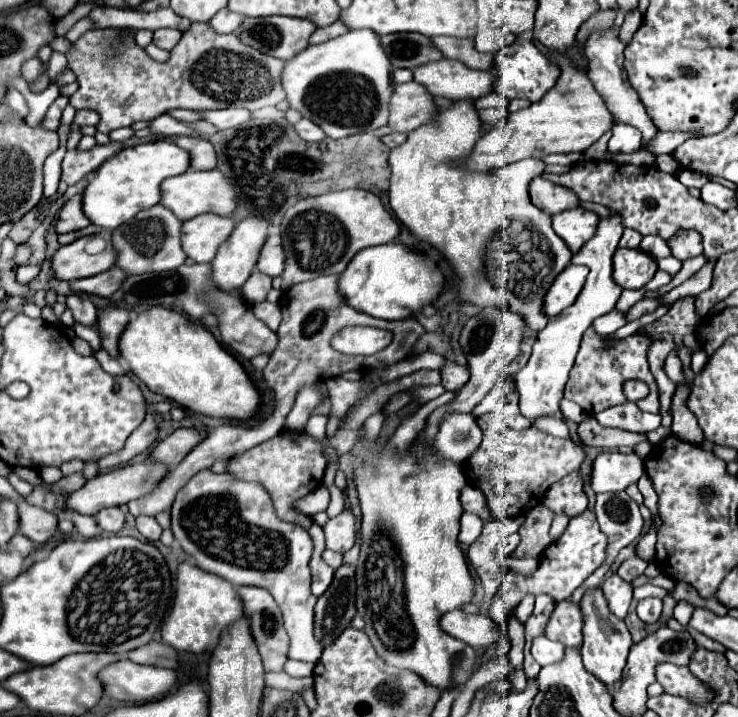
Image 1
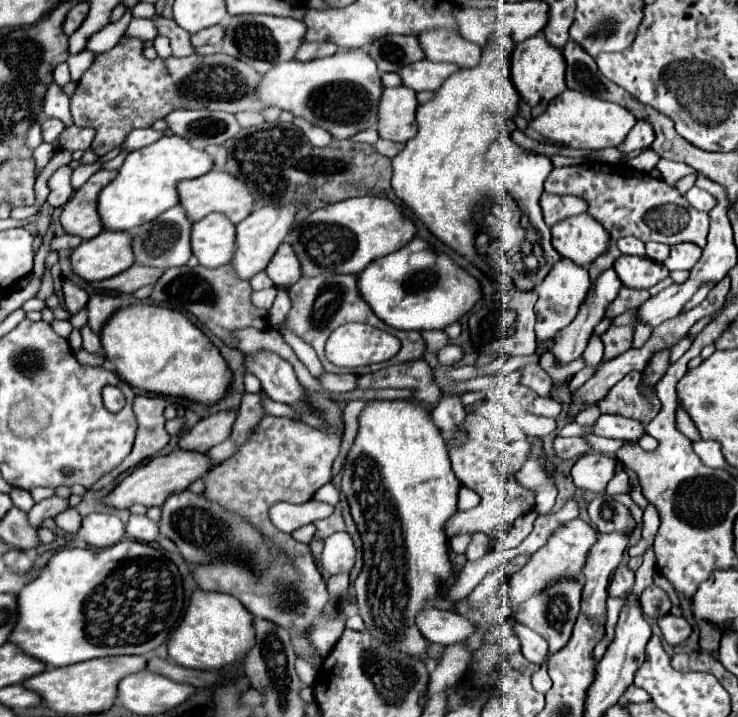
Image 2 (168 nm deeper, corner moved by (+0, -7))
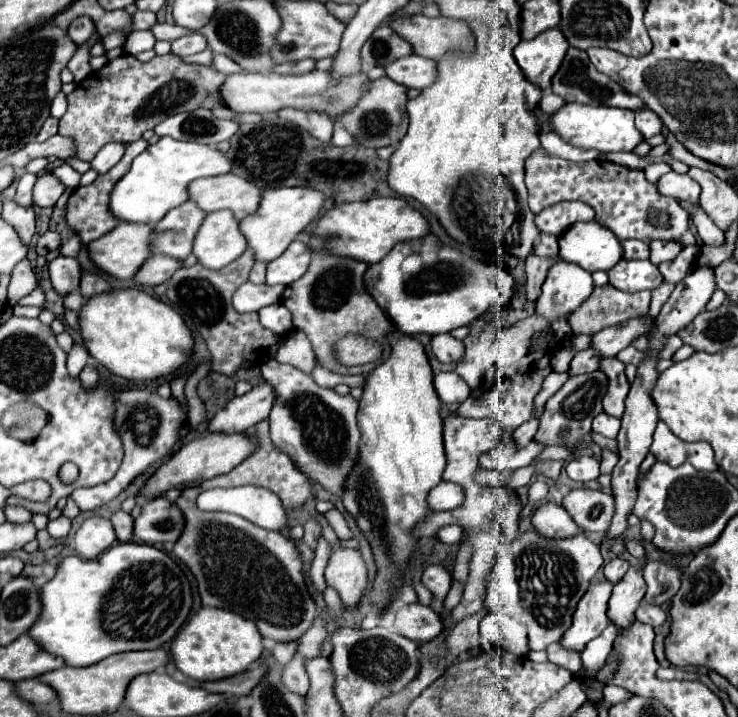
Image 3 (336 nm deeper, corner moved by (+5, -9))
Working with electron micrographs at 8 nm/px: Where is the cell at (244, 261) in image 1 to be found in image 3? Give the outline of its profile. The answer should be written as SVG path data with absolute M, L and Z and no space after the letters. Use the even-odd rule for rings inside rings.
M312 187L268 189L262 195L262 203L258 211L248 215L244 221L240 221L240 229L248 241L248 247L254 249L256 259L268 263L286 251L286 247L294 241L294 237L318 217L322 207L324 207L324 193L320 193L318 189Z

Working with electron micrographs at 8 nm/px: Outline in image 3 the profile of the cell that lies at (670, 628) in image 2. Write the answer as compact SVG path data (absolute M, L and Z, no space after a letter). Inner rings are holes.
M642 605L636 609L636 619L640 623L646 623L646 625L652 625L652 627L658 627L666 621L666 613L662 611L662 607L658 605Z

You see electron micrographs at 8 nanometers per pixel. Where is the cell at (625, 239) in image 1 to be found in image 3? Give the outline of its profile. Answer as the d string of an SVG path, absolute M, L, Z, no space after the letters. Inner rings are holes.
M636 239L622 241L622 249L624 249L626 259L648 259L648 253L650 253L648 243L636 241Z

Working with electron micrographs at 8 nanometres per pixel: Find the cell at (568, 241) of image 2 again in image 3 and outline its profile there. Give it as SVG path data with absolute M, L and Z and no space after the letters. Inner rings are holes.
M588 221L576 223L560 235L560 255L590 273L608 271L622 259L622 245L608 227Z

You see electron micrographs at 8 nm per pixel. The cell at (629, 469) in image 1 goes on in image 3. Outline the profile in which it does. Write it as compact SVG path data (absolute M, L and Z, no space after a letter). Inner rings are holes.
M588 455L572 457L568 461L568 465L564 465L564 469L574 481L582 481L582 483L598 479L598 475L600 475L600 463L594 457L588 457Z

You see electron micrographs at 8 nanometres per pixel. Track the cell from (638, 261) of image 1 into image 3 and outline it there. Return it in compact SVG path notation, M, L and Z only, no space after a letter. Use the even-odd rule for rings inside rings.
M620 259L610 271L608 271L610 283L620 291L644 291L644 289L656 289L664 279L660 277L660 271L650 261L630 261Z

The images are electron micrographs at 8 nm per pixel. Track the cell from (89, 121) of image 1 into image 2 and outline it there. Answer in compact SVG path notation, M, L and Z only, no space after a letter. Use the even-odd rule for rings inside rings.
M73 125L73 127L65 129L65 131L59 135L59 141L57 141L57 143L59 143L59 147L65 147L65 149L69 149L69 151L75 151L75 149L85 151L85 149L93 143L93 139L95 139L95 131L93 131L93 129Z

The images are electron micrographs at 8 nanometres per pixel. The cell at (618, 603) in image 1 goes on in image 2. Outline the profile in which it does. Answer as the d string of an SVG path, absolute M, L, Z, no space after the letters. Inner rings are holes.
M623 565L617 567L609 583L609 597L625 597L631 591L633 581L635 581L635 573L631 569Z

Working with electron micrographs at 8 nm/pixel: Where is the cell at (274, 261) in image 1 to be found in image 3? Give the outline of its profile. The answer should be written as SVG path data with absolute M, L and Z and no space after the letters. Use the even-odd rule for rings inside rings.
M294 241L278 259L268 263L266 283L290 285L292 281L300 279L306 273L310 259L312 259L312 249L302 241Z

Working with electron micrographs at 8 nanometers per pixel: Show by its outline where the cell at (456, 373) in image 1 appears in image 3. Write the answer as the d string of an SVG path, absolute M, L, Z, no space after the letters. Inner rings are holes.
M450 333L432 337L432 351L442 363L458 363L464 357L464 343L454 339Z

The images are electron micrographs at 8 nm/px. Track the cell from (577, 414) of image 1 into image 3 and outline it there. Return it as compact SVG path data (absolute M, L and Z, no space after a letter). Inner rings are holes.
M558 261L558 263L552 265L552 269L548 271L548 277L546 277L544 285L542 285L542 293L540 293L538 301L536 301L536 313L550 319L552 329L556 331L558 337L570 339L572 329L570 329L570 325L566 321L566 315L572 313L574 309L578 309L590 297L592 289L594 289L594 283L592 283L592 275L588 271L580 269L580 265L572 265L568 261Z

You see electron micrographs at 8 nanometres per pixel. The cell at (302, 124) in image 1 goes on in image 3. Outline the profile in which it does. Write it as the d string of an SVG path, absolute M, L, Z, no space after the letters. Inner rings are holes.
M280 109L278 117L310 131L316 139L320 139L324 143L328 143L332 137L334 121L332 121L332 117L324 117L324 113L304 113L300 109Z

